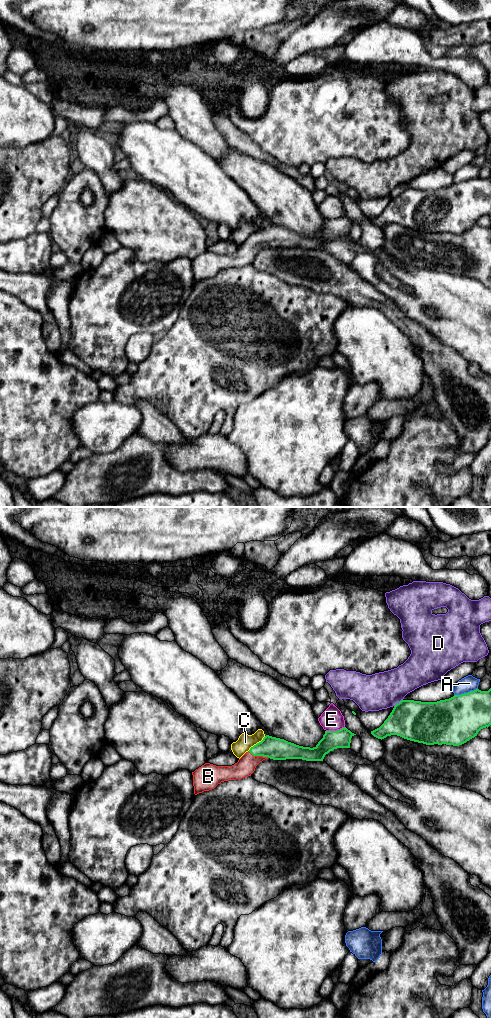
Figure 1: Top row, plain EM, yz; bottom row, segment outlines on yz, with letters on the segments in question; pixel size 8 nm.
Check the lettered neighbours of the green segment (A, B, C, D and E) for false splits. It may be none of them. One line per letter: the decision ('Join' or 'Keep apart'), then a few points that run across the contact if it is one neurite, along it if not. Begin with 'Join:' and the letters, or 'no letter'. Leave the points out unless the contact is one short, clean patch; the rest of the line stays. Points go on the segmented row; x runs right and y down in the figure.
Join: B
A: Keep apart
B: Join. Line: yz (274, 748), (266, 748), (258, 755), (246, 765)
C: Keep apart. Line: yz (265, 736), (248, 750)
D: Keep apart
E: Keep apart

